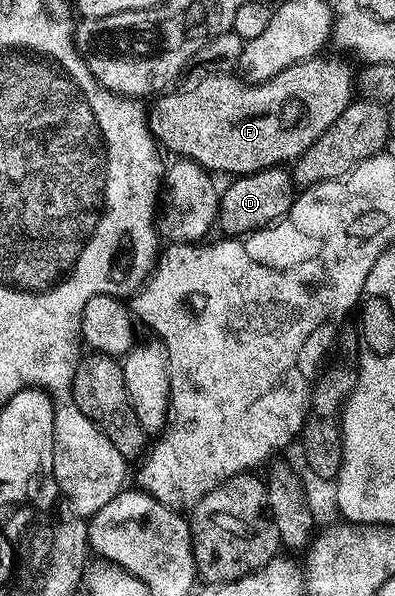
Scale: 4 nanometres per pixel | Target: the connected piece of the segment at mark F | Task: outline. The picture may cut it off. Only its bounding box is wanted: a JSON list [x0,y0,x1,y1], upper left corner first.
[150,59,354,177]

